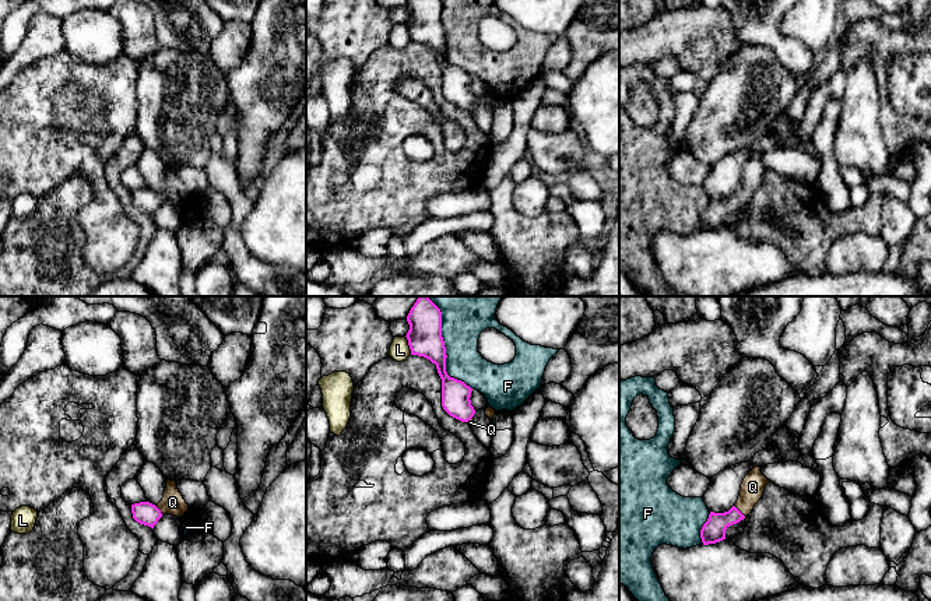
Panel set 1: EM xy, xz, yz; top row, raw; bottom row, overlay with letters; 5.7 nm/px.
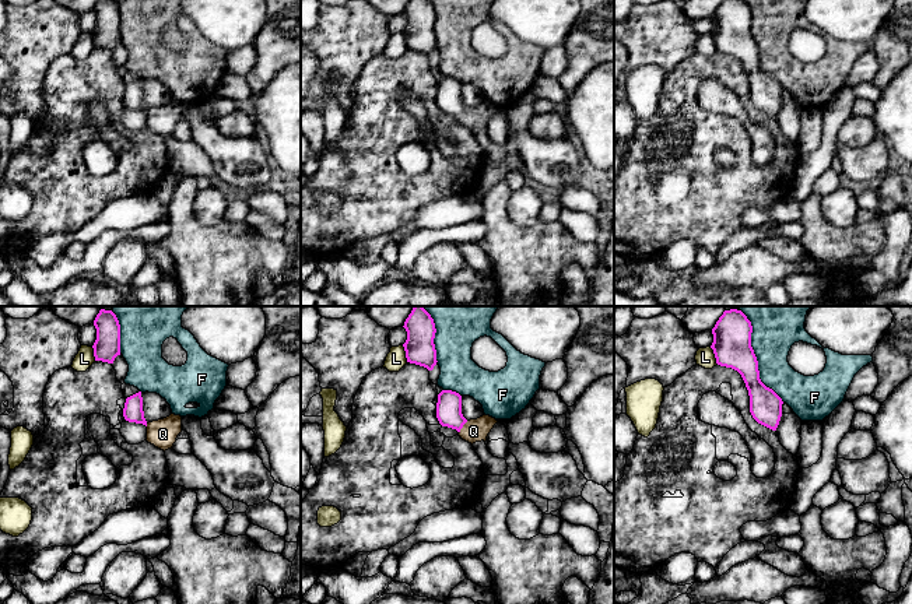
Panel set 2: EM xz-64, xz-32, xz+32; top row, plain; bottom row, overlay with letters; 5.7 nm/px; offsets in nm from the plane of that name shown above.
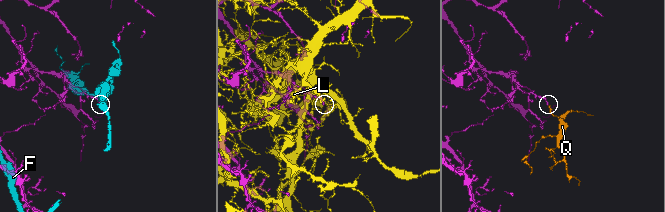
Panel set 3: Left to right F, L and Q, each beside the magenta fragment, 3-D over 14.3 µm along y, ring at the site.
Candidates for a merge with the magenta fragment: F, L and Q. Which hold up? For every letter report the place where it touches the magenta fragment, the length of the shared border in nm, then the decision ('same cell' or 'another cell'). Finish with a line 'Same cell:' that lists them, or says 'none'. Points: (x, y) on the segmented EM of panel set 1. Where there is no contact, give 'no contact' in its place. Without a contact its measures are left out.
F: xz (445, 347) | 600 nm | another cell
L: xz (408, 344) | 120 nm | another cell
Q: yz (738, 510) | 90 nm | same cell
Same cell: Q

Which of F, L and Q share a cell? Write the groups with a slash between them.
F / L / Q

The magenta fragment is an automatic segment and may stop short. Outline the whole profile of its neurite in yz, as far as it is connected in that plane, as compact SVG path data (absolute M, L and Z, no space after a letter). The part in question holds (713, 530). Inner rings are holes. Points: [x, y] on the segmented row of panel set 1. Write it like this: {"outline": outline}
{"outline": "M760 467L752 468L741 484L737 503L724 513L710 512L707 521L700 530L703 545L716 544L726 540L726 530L752 513L755 505L763 496L765 486L769 482L770 481L762 474Z"}

